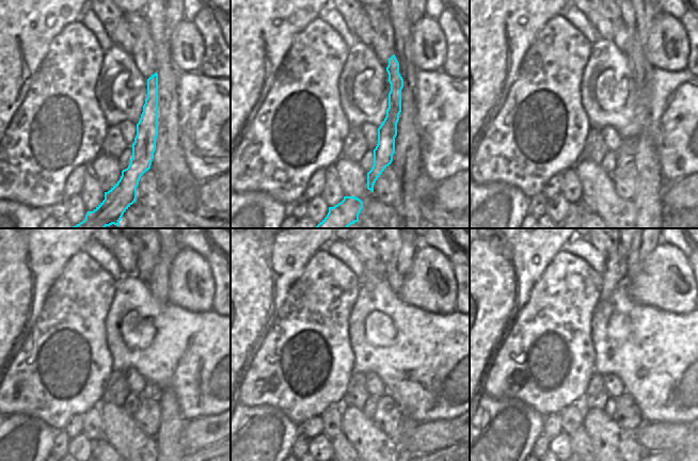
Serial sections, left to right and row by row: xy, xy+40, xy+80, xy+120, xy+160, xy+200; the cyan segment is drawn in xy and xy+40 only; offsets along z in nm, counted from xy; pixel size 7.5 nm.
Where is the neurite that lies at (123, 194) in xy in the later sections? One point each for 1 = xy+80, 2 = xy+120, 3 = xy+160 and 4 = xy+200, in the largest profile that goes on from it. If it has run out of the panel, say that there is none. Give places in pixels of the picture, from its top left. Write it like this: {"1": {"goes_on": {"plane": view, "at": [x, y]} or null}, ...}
{"1": {"goes_on": {"plane": "xy+80", "at": [636, 60]}}, "2": {"goes_on": {"plane": "xy+120", "at": [158, 283]}}, "3": {"goes_on": {"plane": "xy+160", "at": [395, 272]}}, "4": {"goes_on": {"plane": "xy+200", "at": [635, 258]}}}

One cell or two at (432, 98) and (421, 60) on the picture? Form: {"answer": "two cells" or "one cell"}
{"answer": "two cells"}

